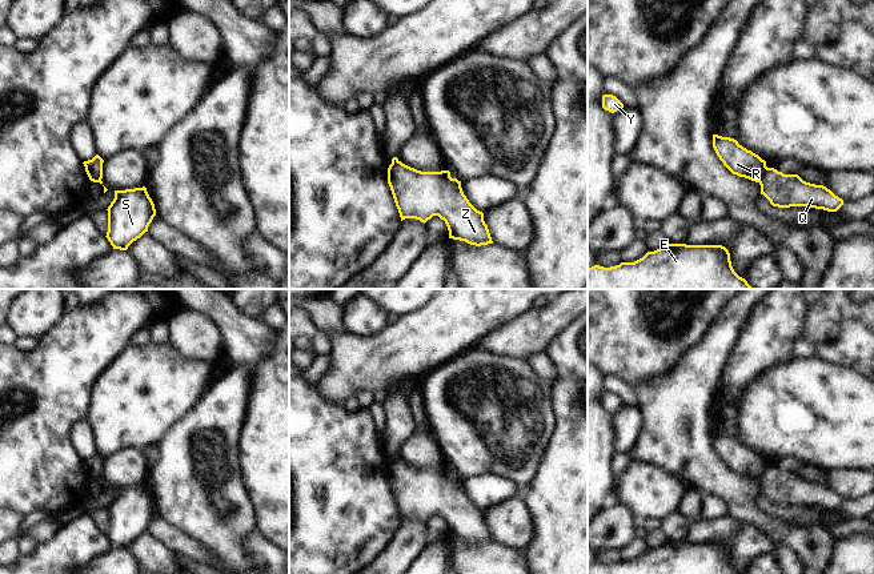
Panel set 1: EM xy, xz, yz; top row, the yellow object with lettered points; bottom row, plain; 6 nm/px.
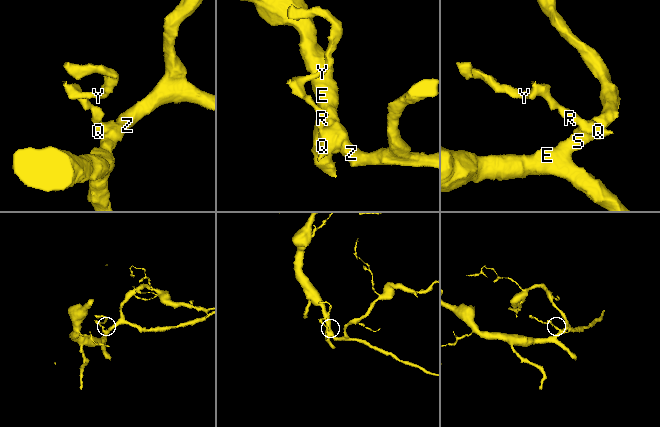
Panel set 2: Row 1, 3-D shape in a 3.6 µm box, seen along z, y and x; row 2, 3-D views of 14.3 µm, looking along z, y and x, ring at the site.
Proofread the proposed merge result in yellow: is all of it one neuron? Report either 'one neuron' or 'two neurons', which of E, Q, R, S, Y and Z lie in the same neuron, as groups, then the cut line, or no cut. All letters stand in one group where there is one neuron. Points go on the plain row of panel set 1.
two neurons; E Q S Z / R Y; cut in yz along (768, 466), (757, 480)

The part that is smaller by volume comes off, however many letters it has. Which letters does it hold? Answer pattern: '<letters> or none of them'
R, Y

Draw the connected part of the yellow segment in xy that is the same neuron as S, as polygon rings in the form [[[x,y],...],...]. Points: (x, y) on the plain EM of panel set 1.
[[[147,486],[115,489],[108,505],[107,537],[113,547],[127,549],[140,537],[156,514],[156,507]]]

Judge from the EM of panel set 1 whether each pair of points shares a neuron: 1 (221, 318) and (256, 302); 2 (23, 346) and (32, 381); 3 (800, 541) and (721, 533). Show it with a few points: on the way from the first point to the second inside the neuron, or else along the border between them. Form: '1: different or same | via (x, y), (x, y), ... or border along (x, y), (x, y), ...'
1: different | border along (233, 302), (244, 313), (257, 318)
2: different | border along (37, 340), (27, 352), (20, 352), (13, 346)
3: different | border along (744, 521), (757, 526), (780, 546)

